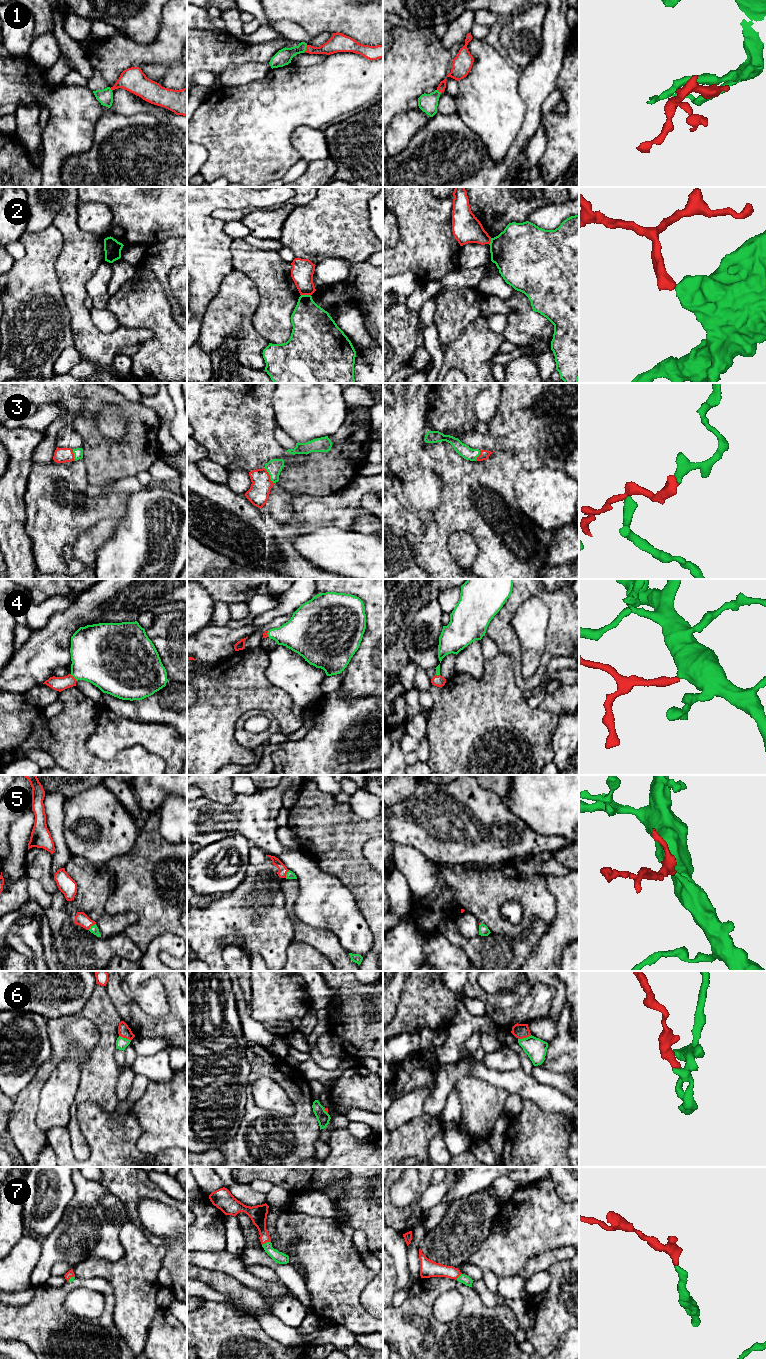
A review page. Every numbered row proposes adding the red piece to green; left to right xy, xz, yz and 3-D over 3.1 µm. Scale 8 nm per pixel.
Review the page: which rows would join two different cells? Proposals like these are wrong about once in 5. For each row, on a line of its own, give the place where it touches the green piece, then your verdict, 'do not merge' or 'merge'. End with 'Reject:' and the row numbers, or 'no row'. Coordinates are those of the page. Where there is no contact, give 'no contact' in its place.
1: meets green in xz at (305, 48); merge
2: meets green in xz at (306, 295); do not merge
3: meets green in xz at (269, 474); merge
4: meets green in xy at (74, 677); merge
5: meets green in xy at (91, 926); merge
6: meets green in yz at (524, 1038); do not merge
7: meets green in xz at (266, 1242); merge
Reject: 2, 6

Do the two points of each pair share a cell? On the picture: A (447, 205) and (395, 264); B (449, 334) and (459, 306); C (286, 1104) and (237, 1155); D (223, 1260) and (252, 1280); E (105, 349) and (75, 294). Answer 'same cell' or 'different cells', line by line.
A: same cell
B: same cell
C: different cells
D: same cell
E: same cell

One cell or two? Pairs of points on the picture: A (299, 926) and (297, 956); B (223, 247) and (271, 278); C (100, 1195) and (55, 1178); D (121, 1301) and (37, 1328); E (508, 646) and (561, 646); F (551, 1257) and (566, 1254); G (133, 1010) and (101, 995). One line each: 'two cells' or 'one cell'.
A: two cells
B: two cells
C: two cells
D: two cells
E: one cell
F: one cell
G: two cells

